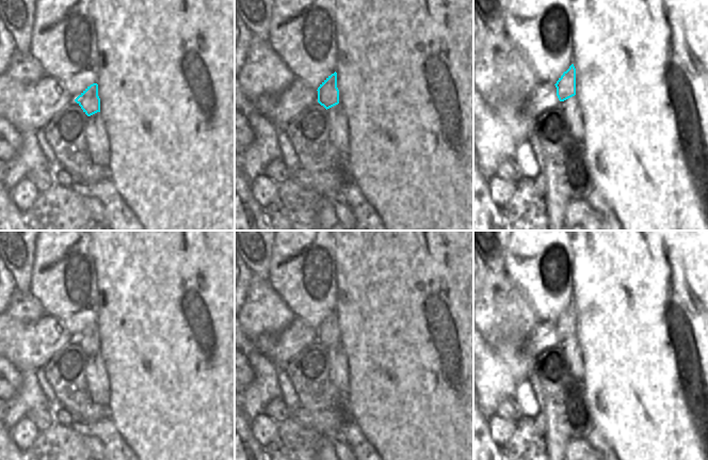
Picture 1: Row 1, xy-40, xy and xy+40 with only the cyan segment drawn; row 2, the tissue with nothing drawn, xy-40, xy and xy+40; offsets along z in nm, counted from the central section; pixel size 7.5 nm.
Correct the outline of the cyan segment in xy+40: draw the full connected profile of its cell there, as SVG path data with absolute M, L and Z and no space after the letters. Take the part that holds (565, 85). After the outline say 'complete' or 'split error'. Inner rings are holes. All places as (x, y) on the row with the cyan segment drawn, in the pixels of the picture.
M574 64L563 73L554 85L560 101L564 101L576 95L576 68Z; complete

